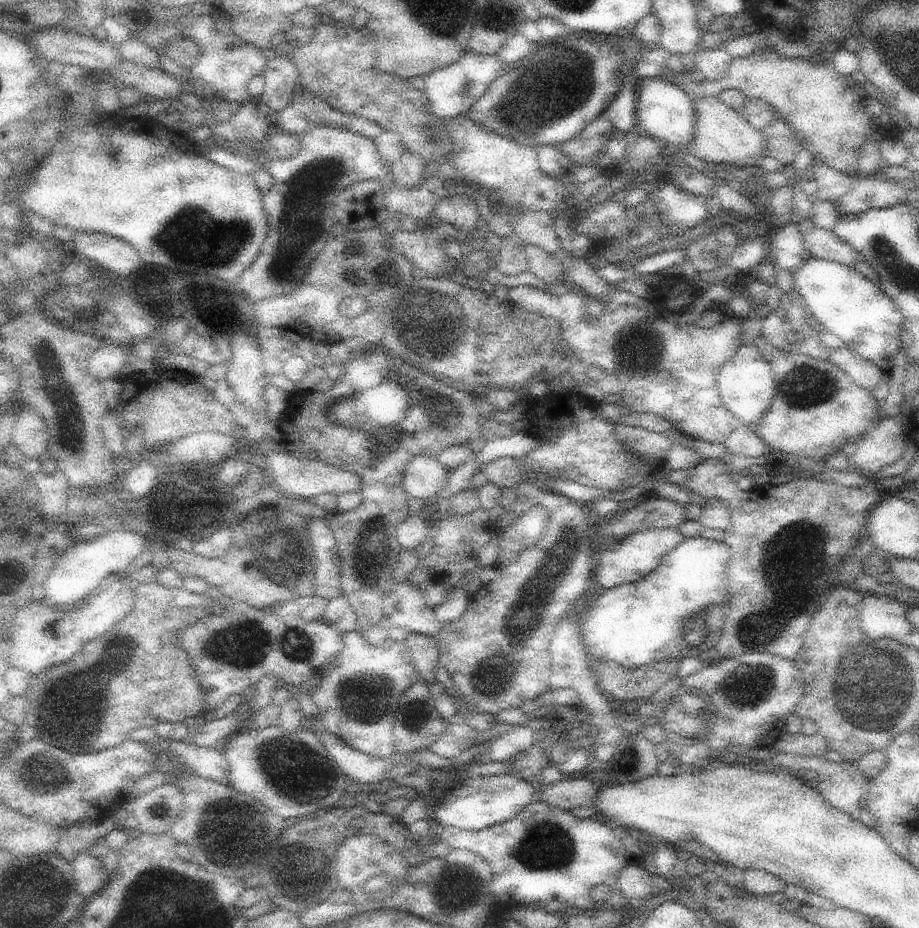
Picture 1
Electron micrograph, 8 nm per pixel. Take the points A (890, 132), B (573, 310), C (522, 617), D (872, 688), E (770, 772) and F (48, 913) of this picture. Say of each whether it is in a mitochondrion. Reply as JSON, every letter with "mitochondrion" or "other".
{"A":"other","B":"other","C":"mitochondrion","D":"mitochondrion","E":"other","F":"other"}

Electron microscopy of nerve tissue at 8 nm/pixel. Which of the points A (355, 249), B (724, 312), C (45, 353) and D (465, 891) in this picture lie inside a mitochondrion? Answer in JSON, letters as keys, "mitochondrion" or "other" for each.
{"A":"mitochondrion","B":"other","C":"other","D":"mitochondrion"}

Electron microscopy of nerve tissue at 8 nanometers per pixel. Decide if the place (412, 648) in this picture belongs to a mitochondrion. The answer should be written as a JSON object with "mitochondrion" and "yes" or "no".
{"mitochondrion":"no"}

